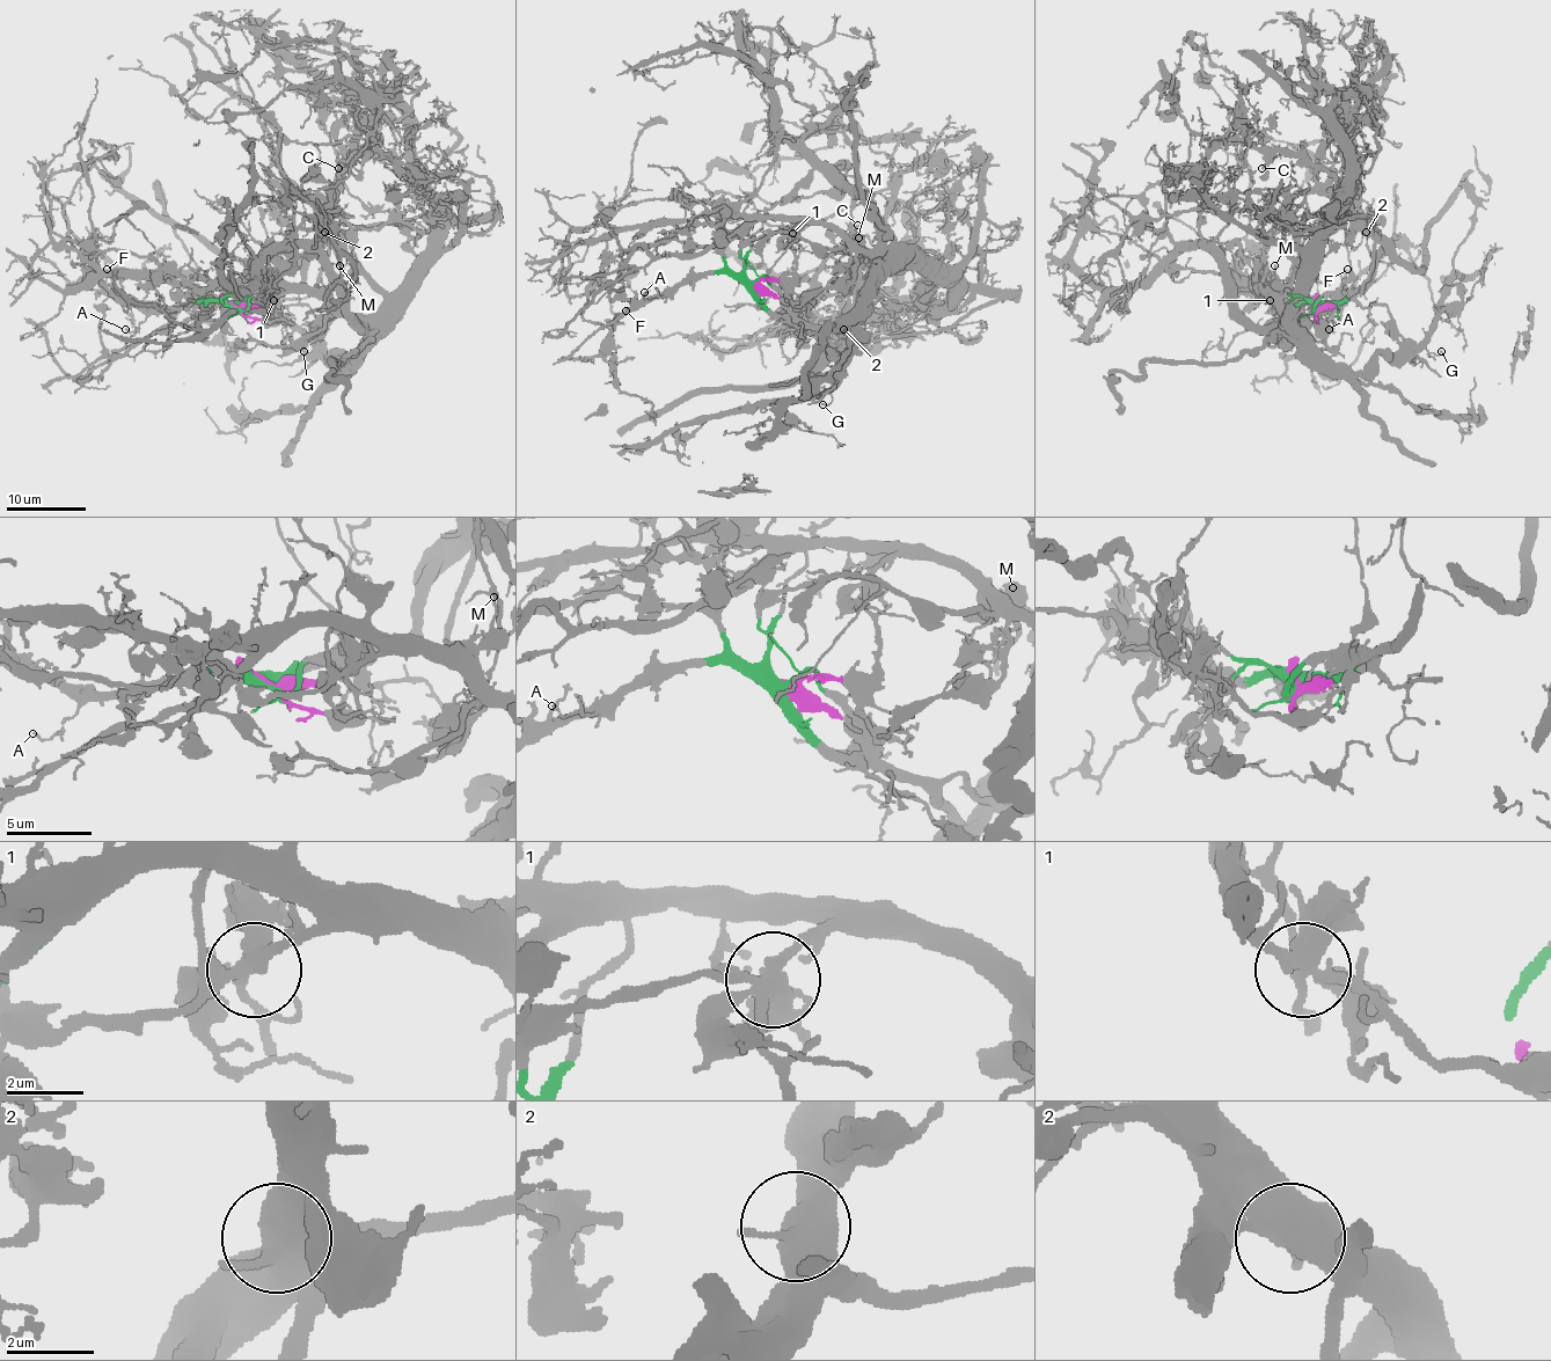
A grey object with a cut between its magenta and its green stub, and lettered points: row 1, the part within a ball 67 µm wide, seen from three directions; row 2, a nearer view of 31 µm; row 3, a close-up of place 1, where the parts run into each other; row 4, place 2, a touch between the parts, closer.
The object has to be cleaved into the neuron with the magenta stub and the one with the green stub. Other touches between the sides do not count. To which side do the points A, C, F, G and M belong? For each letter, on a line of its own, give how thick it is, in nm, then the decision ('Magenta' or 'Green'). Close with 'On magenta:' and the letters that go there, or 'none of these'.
A: Thickness 130 nm. Green
C: Thickness 180 nm. Green
F: Thickness 160 nm. Green
G: Thickness 120 nm. Magenta
M: Thickness 120 nm. Green
On magenta: G

